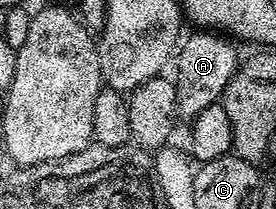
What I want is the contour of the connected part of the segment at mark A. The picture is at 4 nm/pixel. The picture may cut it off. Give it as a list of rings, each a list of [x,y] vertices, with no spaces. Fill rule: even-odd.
[[[218,32],[194,33],[198,34],[192,35],[187,42],[185,39],[176,50],[176,104],[179,115],[186,120],[192,120],[197,114],[204,112],[204,108],[215,105],[221,99],[228,80],[232,80],[240,65],[239,47],[229,37]]]

